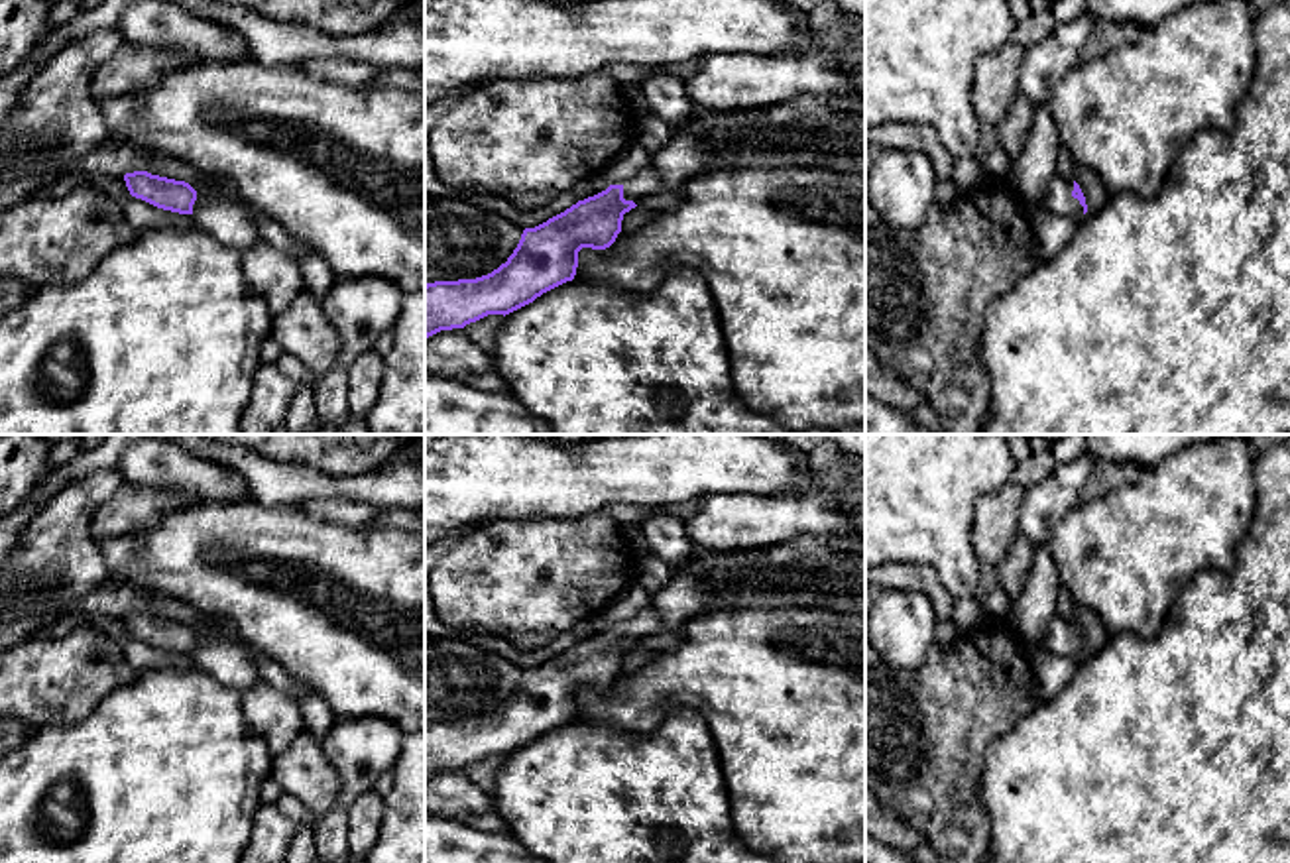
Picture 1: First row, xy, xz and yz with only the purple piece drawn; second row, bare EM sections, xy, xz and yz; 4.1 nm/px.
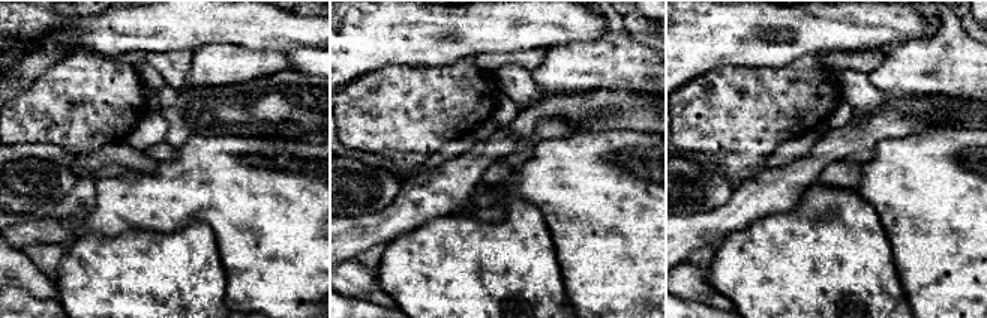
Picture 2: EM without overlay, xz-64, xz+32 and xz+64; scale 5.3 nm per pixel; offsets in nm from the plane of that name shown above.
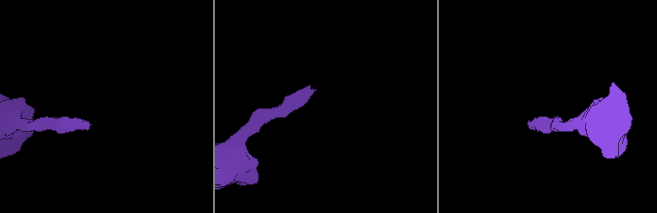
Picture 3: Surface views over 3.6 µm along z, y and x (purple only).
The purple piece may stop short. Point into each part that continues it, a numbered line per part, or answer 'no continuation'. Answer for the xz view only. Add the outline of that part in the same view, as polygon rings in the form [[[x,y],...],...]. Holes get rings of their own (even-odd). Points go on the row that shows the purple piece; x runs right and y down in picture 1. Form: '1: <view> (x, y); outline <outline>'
1: xz (647, 181); outline [[[653,165],[643,169],[631,181],[623,183],[623,199],[633,201],[637,206],[645,197],[657,195],[661,191],[667,191],[667,189],[661,183],[659,175],[655,173]]]

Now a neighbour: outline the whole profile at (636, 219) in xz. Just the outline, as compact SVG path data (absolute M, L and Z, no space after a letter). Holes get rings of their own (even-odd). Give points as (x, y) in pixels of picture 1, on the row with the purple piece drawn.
M635 206L623 214L621 232L629 232L629 234L639 232L647 224L651 224L655 216L657 216L657 212Z

